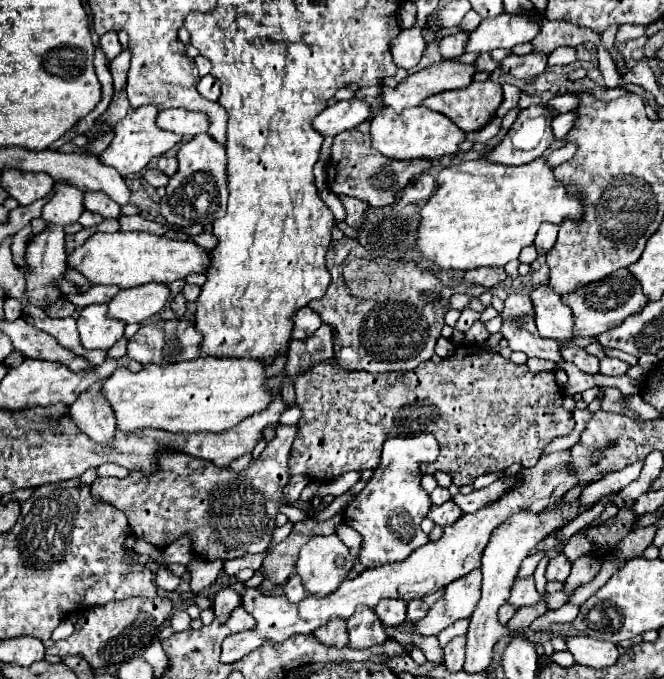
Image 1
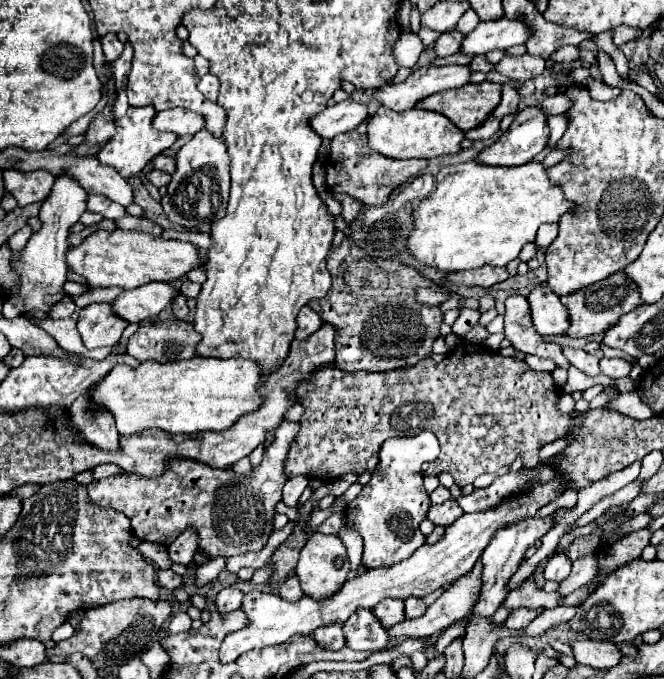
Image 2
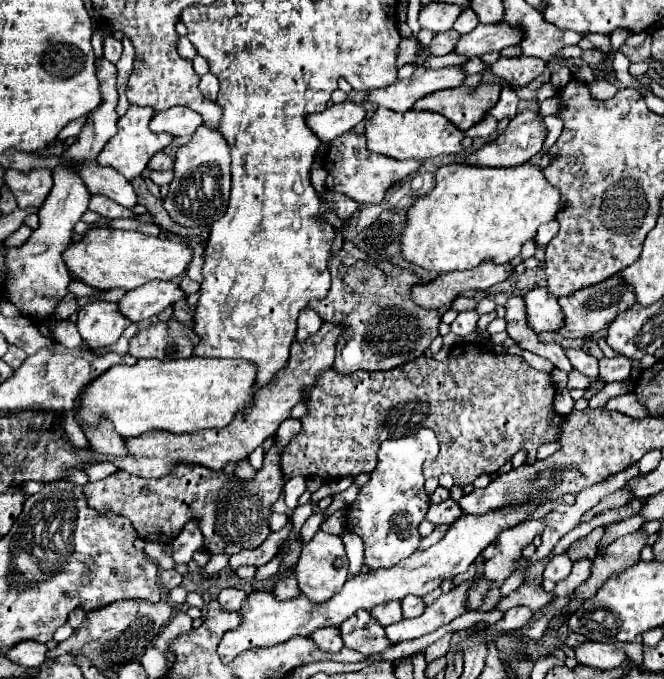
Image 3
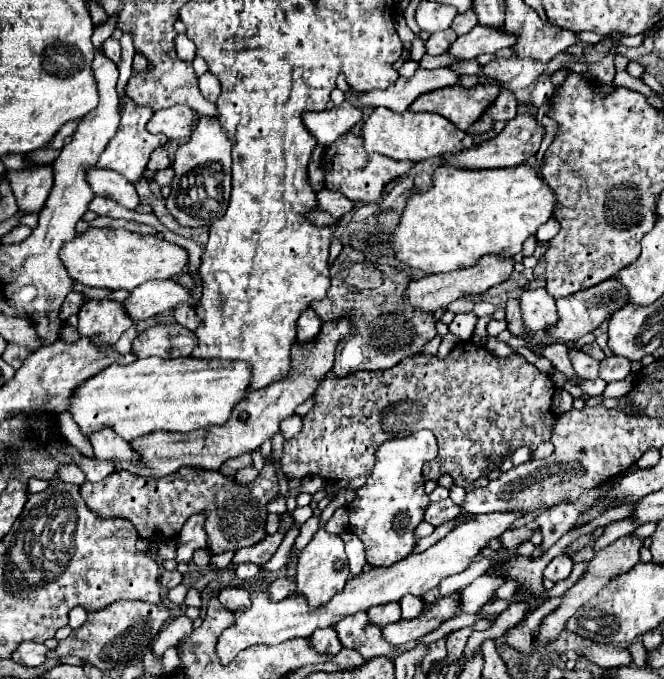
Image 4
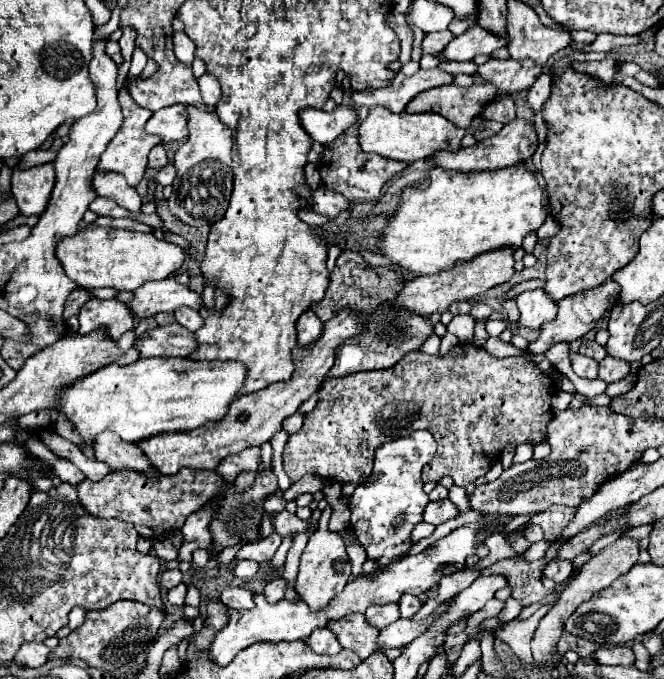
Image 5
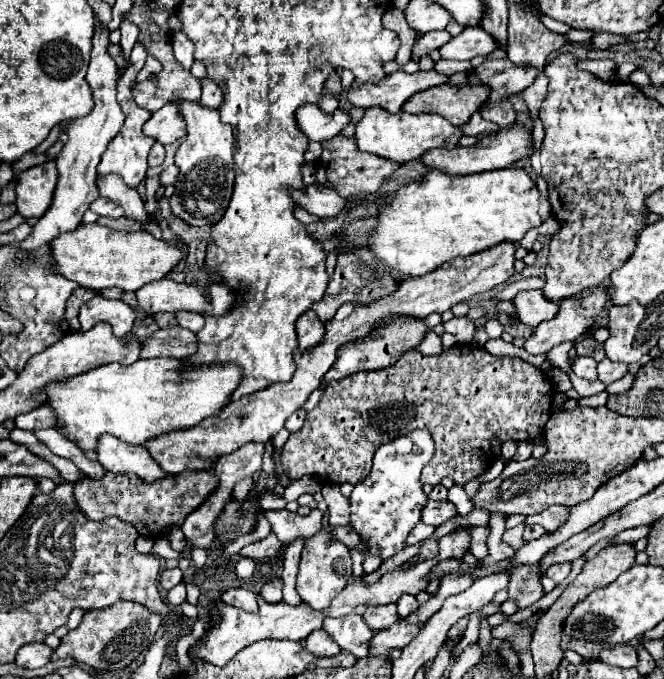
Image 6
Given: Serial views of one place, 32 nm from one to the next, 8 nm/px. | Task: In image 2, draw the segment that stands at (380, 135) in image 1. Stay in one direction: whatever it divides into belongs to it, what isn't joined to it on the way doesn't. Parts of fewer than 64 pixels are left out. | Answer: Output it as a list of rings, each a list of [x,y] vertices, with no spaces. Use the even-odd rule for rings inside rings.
[[[380,106],[380,110],[368,118],[368,144],[372,150],[388,158],[436,158],[442,154],[458,154],[464,132],[456,128],[446,116],[422,108],[410,108],[404,112],[392,112],[390,108]]]

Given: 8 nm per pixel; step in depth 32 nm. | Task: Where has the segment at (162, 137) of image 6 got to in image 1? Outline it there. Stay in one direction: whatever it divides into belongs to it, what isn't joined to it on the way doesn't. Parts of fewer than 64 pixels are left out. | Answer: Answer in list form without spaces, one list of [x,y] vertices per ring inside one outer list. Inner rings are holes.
[[[172,108],[172,110],[162,110],[158,116],[158,126],[162,130],[182,134],[186,138],[194,138],[200,132],[208,130],[208,116],[204,112],[188,112],[184,108]]]

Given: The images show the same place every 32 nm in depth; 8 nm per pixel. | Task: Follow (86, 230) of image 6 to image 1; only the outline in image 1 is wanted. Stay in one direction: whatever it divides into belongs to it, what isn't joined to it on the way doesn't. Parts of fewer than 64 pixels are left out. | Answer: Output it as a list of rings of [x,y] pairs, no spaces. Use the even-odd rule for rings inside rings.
[[[144,232],[94,234],[84,246],[68,256],[68,264],[84,274],[92,284],[114,284],[118,288],[134,288],[148,282],[170,284],[184,280],[188,274],[204,274],[210,266],[210,250],[192,240],[154,236]]]

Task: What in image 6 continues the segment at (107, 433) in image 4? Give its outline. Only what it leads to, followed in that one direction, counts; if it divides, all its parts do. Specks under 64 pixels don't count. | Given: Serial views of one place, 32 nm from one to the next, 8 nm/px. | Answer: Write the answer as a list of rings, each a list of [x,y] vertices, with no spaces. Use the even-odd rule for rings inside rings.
[[[100,436],[96,454],[98,454],[98,462],[108,472],[114,472],[114,474],[132,472],[138,478],[142,478],[144,482],[162,478],[162,470],[150,458],[150,454],[144,446],[124,444],[122,440],[116,440],[116,436]]]

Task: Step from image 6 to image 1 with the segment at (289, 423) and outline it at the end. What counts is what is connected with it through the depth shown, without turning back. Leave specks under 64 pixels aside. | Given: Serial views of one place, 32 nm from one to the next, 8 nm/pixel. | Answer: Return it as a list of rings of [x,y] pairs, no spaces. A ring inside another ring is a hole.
[[[278,426],[276,436],[244,472],[216,468],[214,464],[208,464],[208,460],[174,456],[168,452],[168,456],[160,456],[160,472],[156,472],[156,476],[130,472],[122,479],[96,478],[90,486],[92,496],[122,510],[128,524],[134,528],[134,536],[156,548],[164,548],[180,536],[188,536],[192,552],[208,562],[260,554],[272,540],[278,508],[288,504],[284,486],[292,476],[288,472],[288,458],[294,438],[296,426]]]

